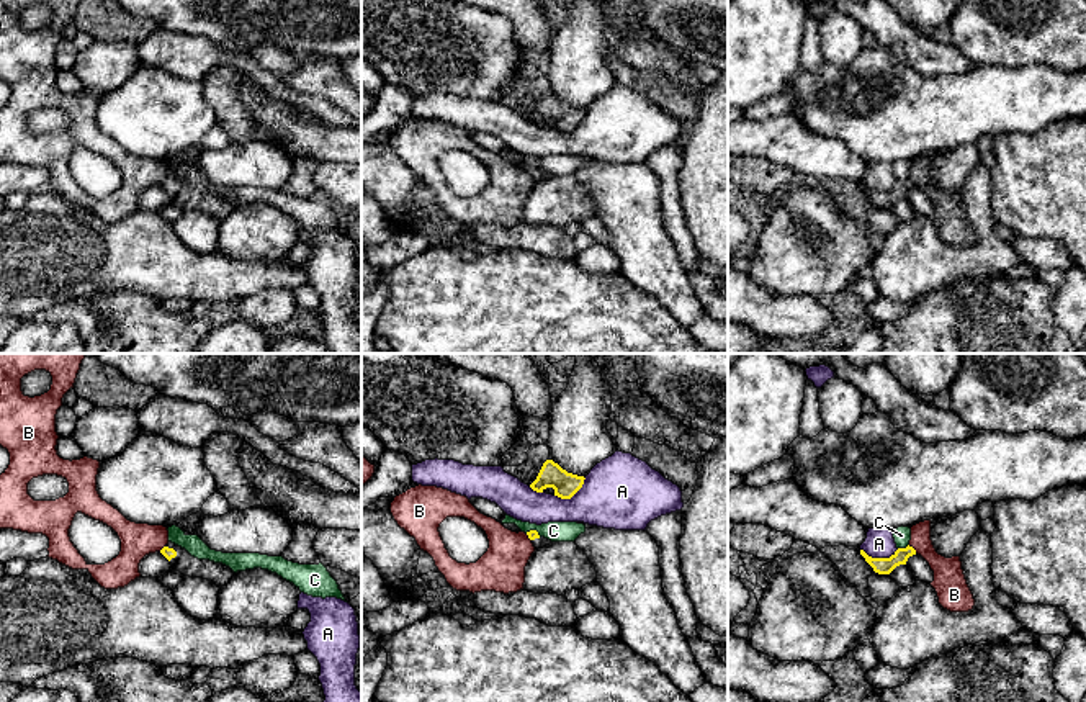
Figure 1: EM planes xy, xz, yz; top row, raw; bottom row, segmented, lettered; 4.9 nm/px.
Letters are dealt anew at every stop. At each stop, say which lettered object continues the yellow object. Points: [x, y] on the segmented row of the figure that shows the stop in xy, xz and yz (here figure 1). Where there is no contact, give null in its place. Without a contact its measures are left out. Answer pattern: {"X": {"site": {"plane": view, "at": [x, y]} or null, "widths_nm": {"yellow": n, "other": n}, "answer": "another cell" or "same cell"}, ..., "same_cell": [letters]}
{"A": {"site": {"plane": "yz", "at": [880, 558]}, "widths_nm": {"yellow": 80, "other": 140}, "answer": "another cell"}, "B": {"site": {"plane": "yz", "at": [913, 548]}, "widths_nm": {"yellow": 80, "other": 160}, "answer": "another cell"}, "C": {"site": {"plane": "yz", "at": [903, 548]}, "widths_nm": {"yellow": 80, "other": 90}, "answer": "another cell"}, "same_cell": []}

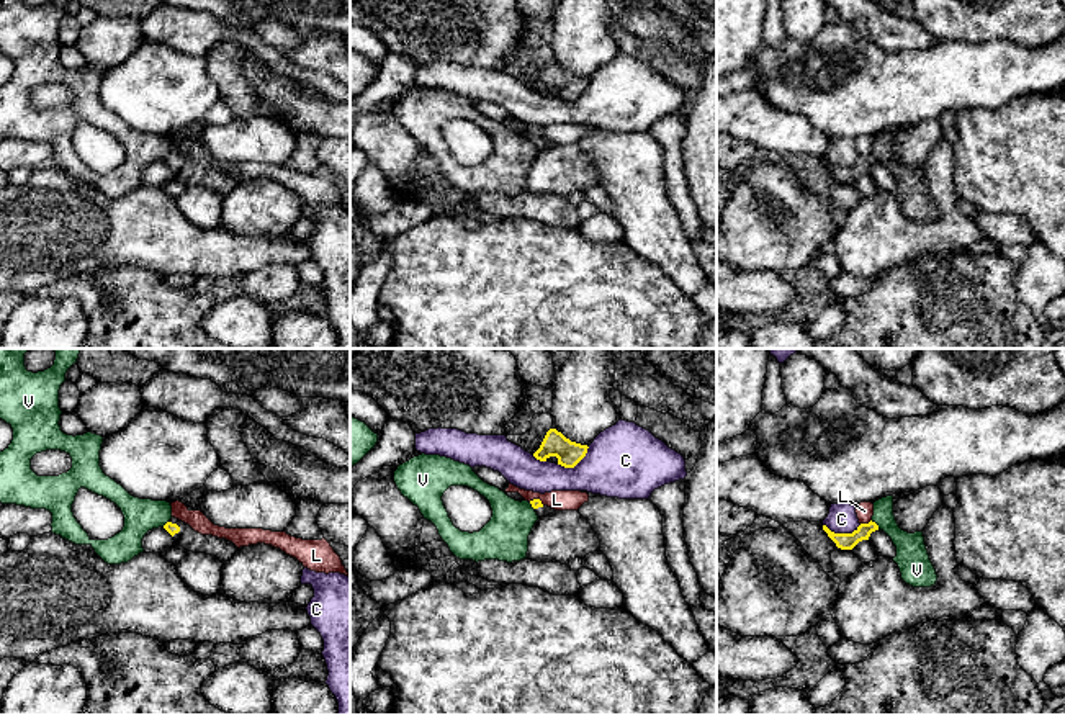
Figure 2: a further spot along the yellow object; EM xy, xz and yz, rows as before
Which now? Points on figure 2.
{"C": {"site": {"plane": "yz", "at": [843, 534]}, "widths_nm": {"yellow": 80, "other": 140}, "answer": "another cell"}, "L": {"site": {"plane": "yz", "at": [866, 524]}, "widths_nm": {"yellow": 80, "other": 90}, "answer": "another cell"}, "V": {"site": {"plane": "yz", "at": [876, 524]}, "widths_nm": {"yellow": 80, "other": 160}, "answer": "another cell"}, "same_cell": []}

